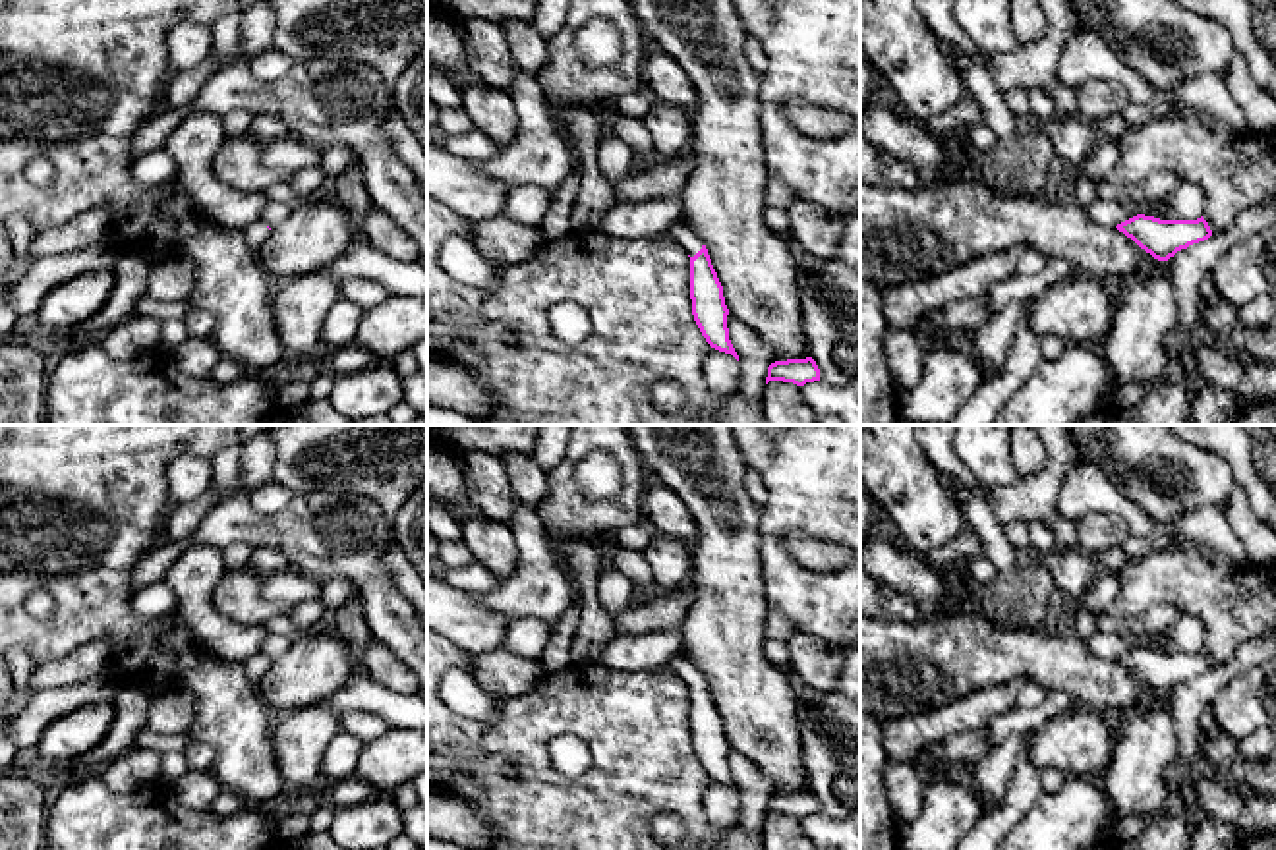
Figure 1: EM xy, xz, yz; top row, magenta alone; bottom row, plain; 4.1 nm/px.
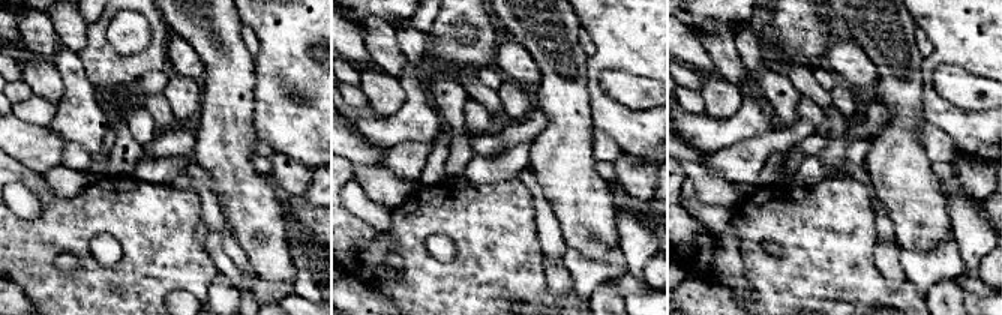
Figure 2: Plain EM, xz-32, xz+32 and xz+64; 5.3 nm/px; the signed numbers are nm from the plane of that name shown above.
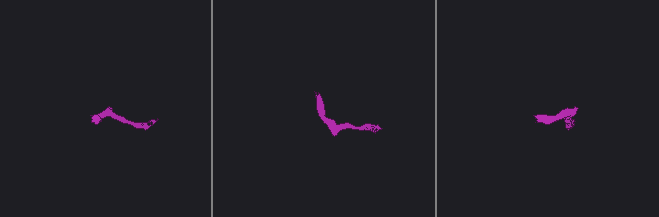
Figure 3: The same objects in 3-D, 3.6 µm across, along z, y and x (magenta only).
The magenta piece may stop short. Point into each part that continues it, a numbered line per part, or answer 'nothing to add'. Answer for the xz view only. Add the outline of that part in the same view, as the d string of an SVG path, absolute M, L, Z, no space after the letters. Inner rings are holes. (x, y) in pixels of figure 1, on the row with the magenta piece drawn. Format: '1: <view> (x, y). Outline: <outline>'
1: xz (683, 234). Outline: M675 222L669 230L671 238L679 241L684 251L694 257L702 249L702 240L692 232L692 228Z

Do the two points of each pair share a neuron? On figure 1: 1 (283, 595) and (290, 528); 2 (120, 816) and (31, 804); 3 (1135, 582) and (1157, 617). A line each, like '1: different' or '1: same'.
1: different
2: different
3: different

